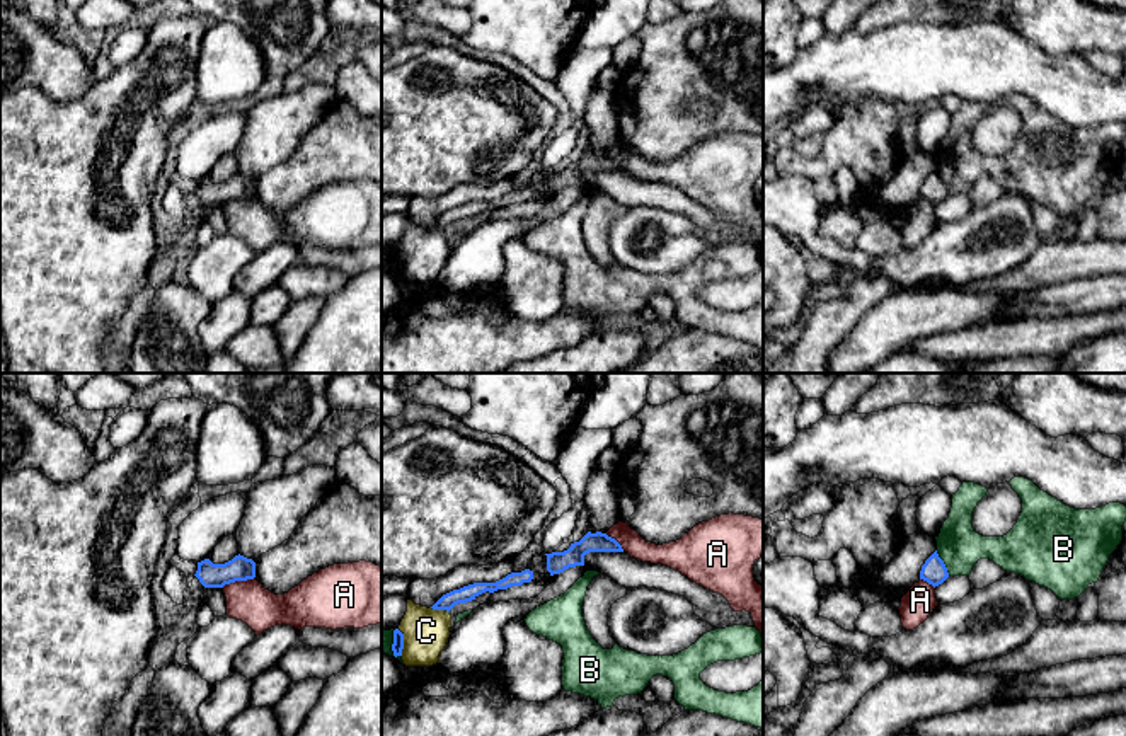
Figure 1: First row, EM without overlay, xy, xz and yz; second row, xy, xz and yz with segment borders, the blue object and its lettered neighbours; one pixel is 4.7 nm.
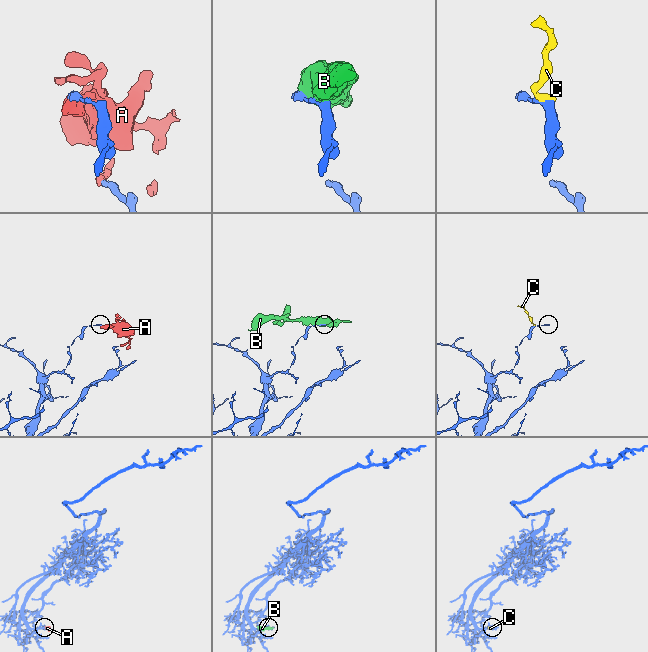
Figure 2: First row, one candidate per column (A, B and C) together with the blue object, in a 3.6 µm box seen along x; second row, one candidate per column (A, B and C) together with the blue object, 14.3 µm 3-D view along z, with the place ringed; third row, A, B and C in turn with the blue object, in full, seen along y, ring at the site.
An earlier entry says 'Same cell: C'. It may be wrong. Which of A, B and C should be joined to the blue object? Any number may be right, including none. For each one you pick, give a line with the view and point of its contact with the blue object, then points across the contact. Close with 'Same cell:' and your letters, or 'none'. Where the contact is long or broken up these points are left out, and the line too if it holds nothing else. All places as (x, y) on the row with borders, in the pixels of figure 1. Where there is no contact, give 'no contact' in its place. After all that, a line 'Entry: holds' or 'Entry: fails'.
Same cell: none
Entry: fails

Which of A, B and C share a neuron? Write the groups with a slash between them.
A / B / C

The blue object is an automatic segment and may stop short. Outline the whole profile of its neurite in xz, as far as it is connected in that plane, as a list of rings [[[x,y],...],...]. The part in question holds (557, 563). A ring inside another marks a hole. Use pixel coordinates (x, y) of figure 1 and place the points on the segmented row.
[[[588,532],[579,542],[571,543],[564,552],[547,555],[547,571],[550,576],[564,572],[569,567],[584,566],[584,555],[589,552],[623,552],[622,545],[606,533]]]

